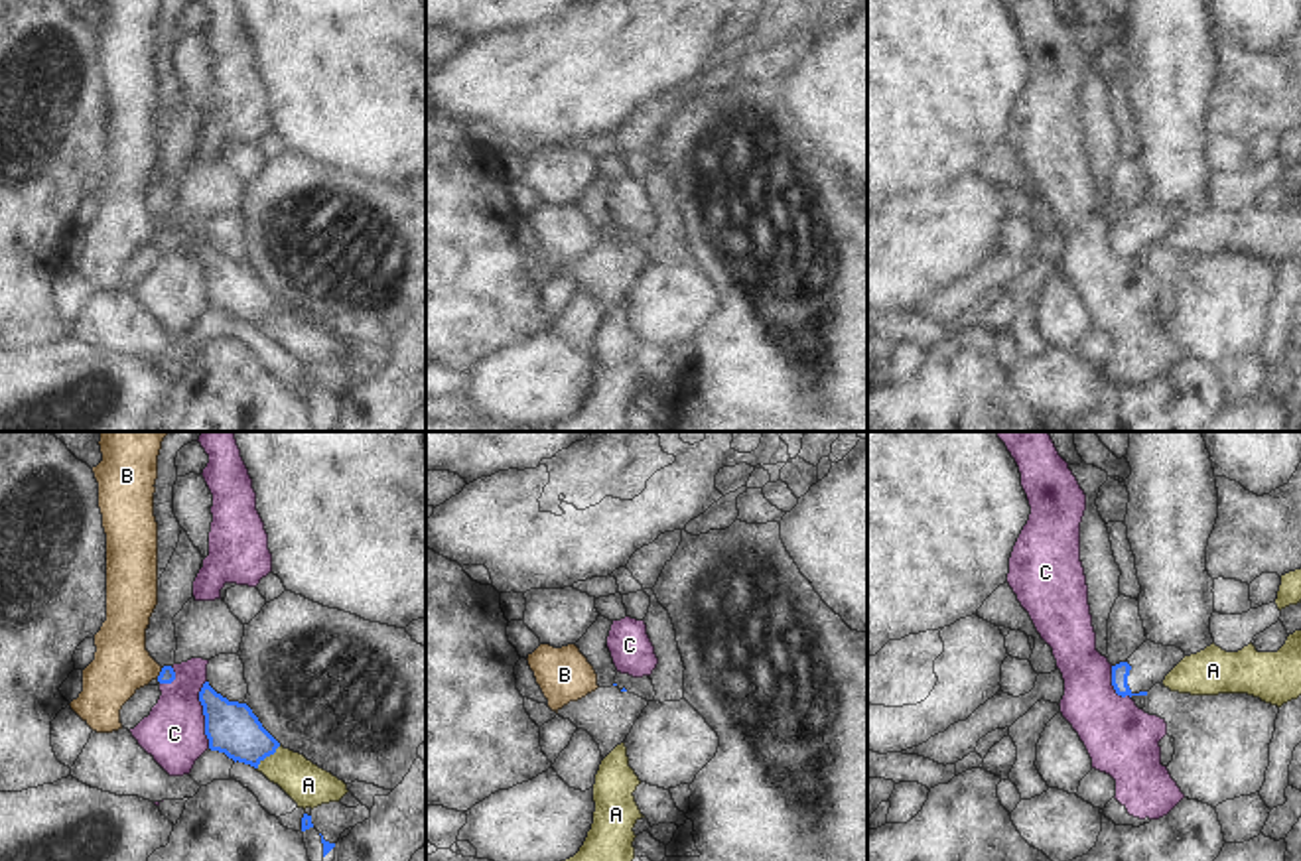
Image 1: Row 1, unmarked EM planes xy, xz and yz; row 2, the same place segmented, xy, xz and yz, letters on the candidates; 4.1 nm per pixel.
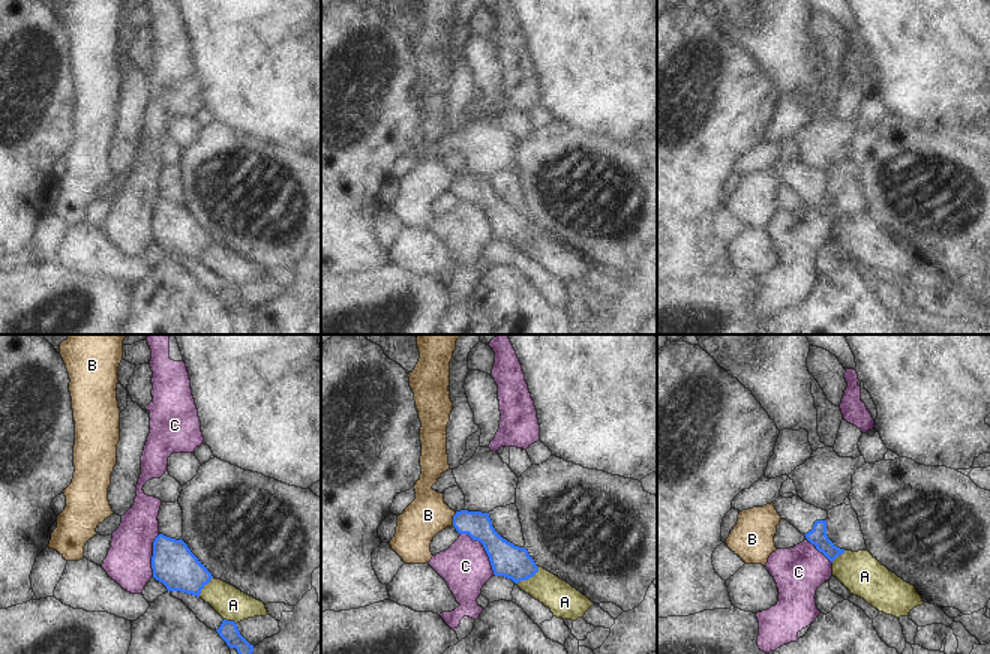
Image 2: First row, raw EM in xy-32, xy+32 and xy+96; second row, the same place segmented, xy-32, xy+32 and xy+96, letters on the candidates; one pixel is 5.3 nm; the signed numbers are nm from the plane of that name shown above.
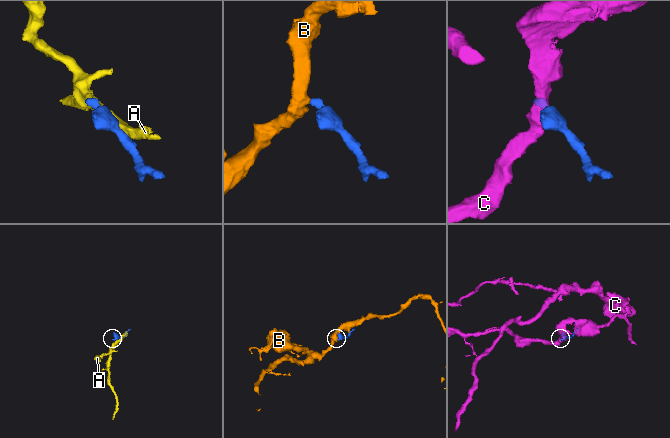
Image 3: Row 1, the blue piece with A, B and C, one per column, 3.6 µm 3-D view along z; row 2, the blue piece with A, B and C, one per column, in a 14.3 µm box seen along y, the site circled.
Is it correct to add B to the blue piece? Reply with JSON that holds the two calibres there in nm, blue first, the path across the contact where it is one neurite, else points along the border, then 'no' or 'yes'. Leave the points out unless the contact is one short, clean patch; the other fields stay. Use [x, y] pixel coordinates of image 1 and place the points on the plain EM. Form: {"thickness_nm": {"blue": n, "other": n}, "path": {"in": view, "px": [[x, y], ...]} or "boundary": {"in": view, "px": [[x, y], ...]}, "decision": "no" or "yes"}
{"thickness_nm": {"blue": 60, "other": 240}, "boundary": {"in": "xy", "px": [[162, 227], [156, 235]]}, "decision": "no"}

